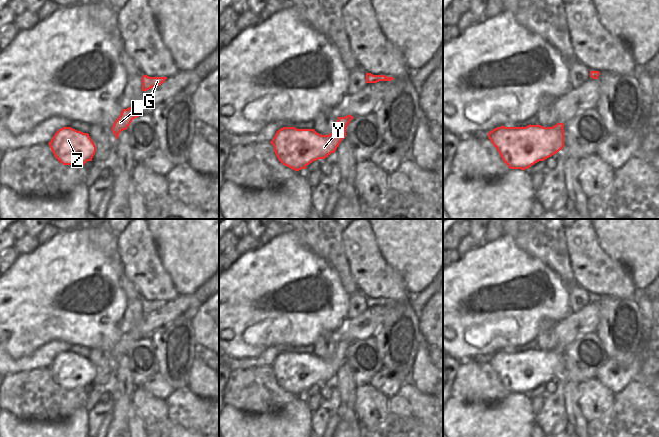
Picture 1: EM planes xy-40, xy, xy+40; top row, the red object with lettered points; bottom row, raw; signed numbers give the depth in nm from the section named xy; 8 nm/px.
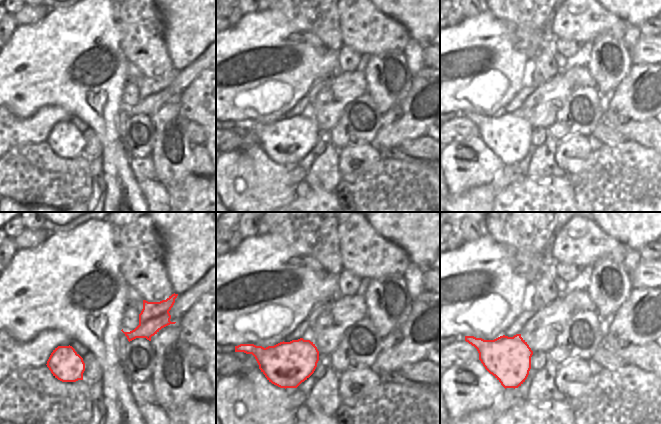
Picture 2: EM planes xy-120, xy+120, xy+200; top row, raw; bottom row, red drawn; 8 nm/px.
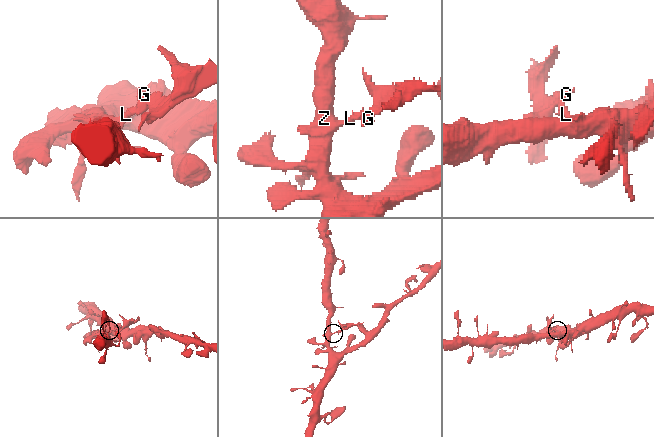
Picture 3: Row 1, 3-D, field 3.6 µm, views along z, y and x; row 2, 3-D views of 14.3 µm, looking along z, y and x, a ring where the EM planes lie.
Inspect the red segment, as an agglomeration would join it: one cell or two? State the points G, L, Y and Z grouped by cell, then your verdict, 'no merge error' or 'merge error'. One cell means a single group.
G L / Y Z; merge error

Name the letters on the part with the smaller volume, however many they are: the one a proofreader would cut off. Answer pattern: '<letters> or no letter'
G, L

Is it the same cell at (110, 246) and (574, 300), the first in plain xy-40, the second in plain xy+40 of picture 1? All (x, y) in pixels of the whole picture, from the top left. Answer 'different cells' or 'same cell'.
different cells

